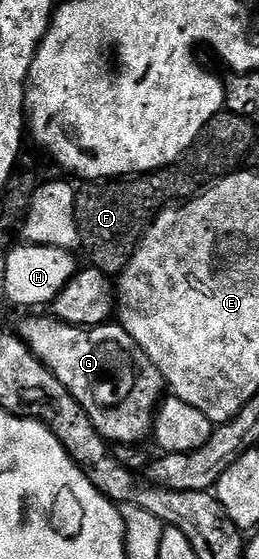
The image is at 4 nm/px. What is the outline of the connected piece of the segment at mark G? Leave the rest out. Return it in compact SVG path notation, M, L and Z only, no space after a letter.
M50 314L24 315L27 316L17 326L23 342L52 371L57 381L69 389L85 413L89 413L99 434L112 444L142 444L143 438L152 434L155 413L165 387L148 359L138 354L127 359L127 330L115 321L99 327L74 327Z

